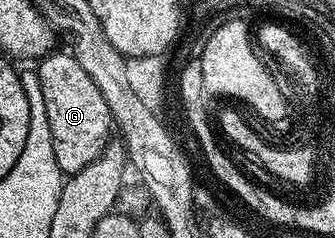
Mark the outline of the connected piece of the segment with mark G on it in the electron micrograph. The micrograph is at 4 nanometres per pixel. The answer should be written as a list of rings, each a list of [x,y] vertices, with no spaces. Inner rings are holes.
[[[53,51],[39,62],[38,72],[42,83],[42,99],[46,99],[46,119],[50,119],[50,135],[54,139],[54,159],[58,159],[61,174],[71,175],[82,171],[110,140],[108,132],[113,131],[112,112],[102,99],[102,91],[82,71],[82,63],[71,52]]]

